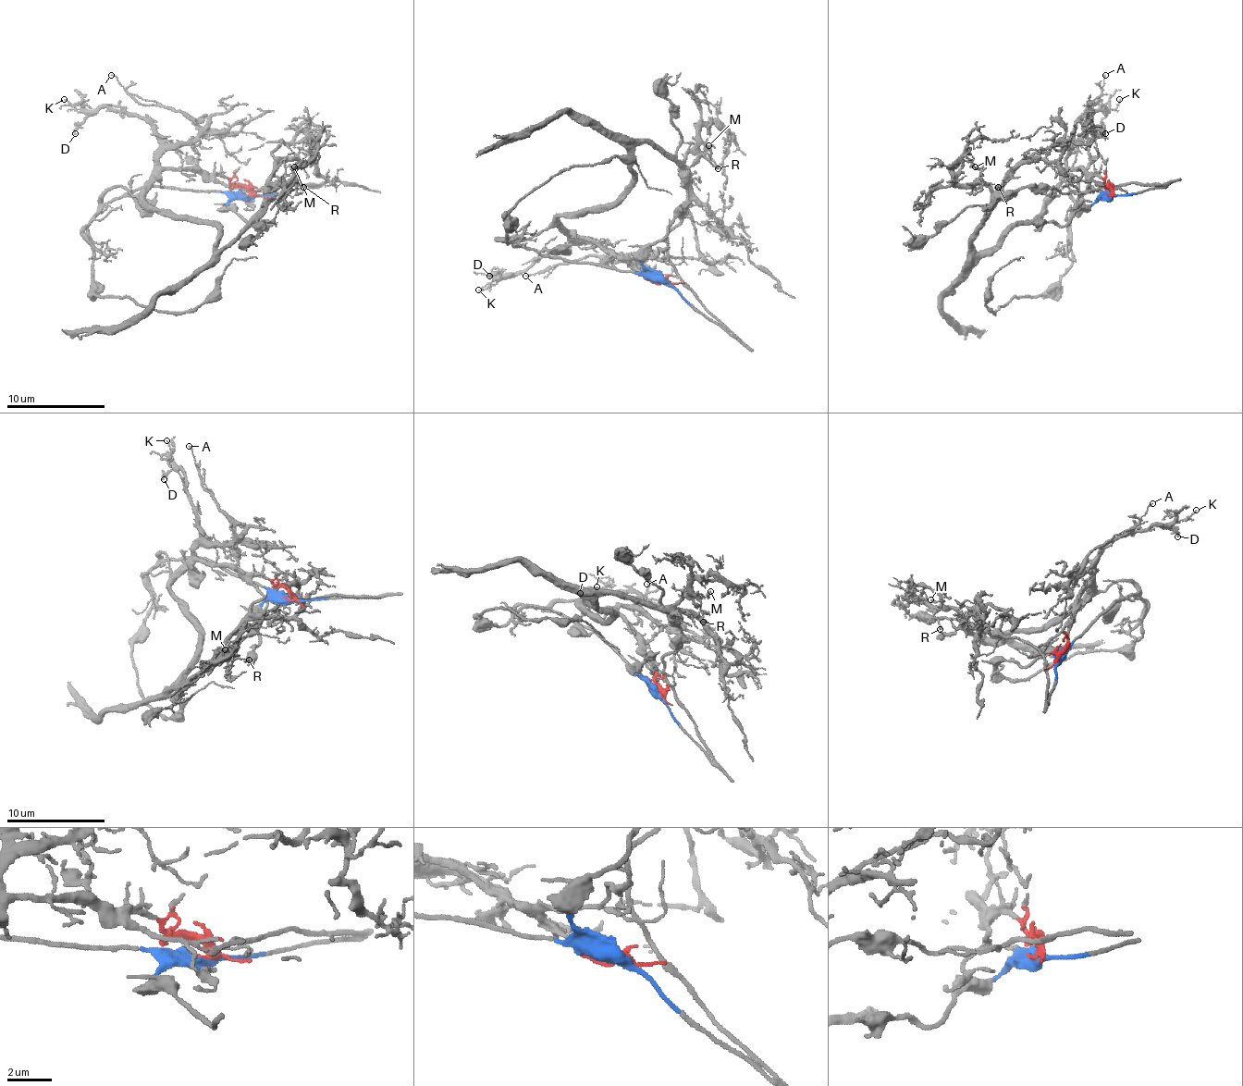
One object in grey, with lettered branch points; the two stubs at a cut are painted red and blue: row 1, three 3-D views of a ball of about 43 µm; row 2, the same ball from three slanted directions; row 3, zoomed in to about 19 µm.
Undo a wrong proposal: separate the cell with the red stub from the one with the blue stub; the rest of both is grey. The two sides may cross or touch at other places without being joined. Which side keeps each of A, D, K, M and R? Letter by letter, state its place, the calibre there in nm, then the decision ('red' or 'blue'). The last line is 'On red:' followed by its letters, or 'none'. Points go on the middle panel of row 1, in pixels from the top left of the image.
A: at (525, 276); 100 nm thick; red
D: at (489, 276); 160 nm thick; red
K: at (478, 290); 110 nm thick; red
M: at (708, 145); 160 nm thick; red
R: at (718, 168); 190 nm thick; red
On red: A, D, K, M, R

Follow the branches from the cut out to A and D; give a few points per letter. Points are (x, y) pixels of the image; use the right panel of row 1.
A: (1109, 196), (1104, 164), (1085, 129), (1085, 112), (1094, 104), (1104, 75)
D: (1109, 196), (1109, 186), (1100, 176), (1089, 176), (1075, 166), (1075, 124), (1101, 107), (1104, 134)

